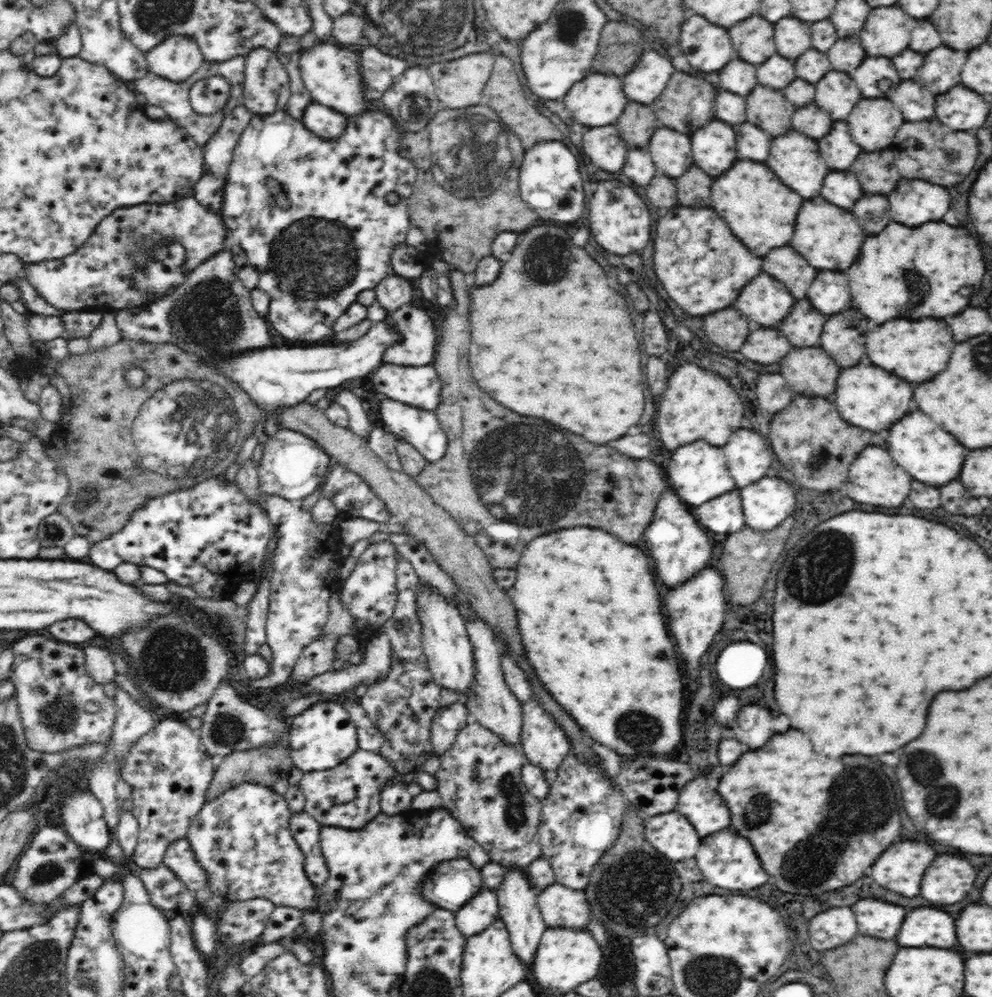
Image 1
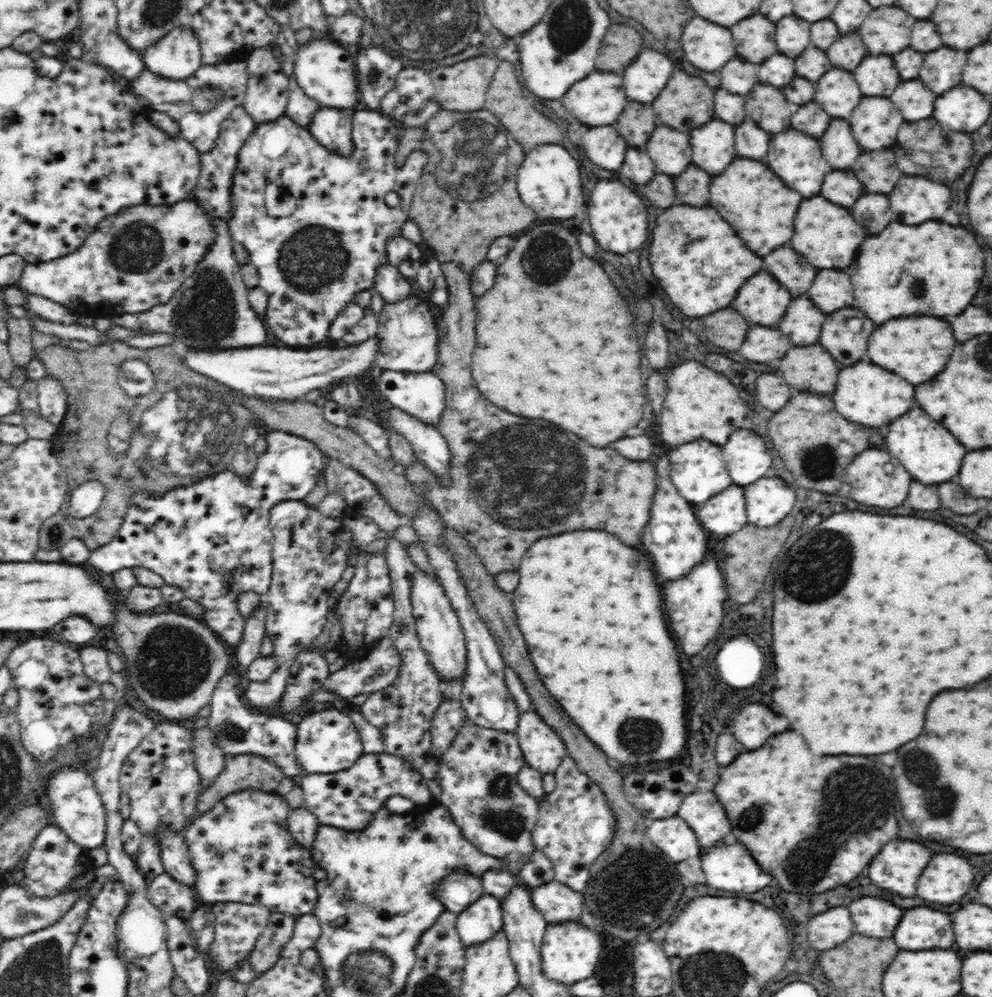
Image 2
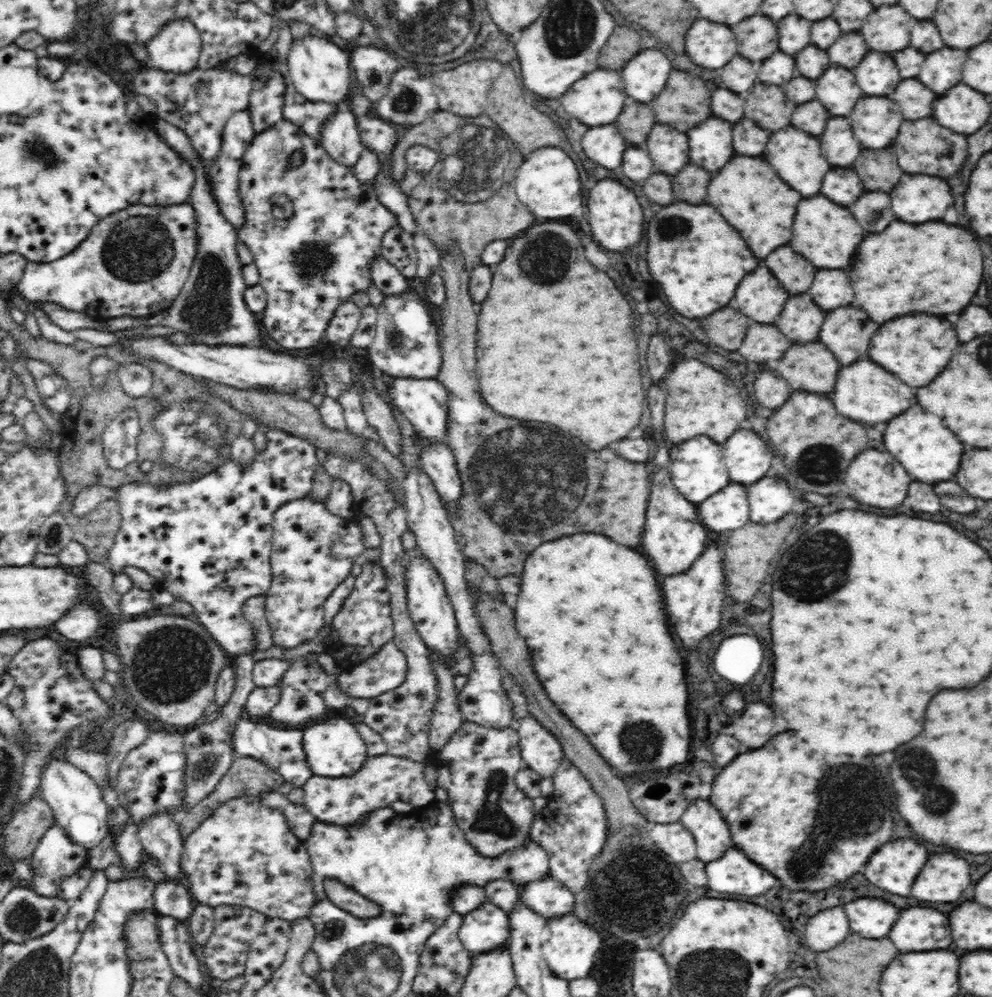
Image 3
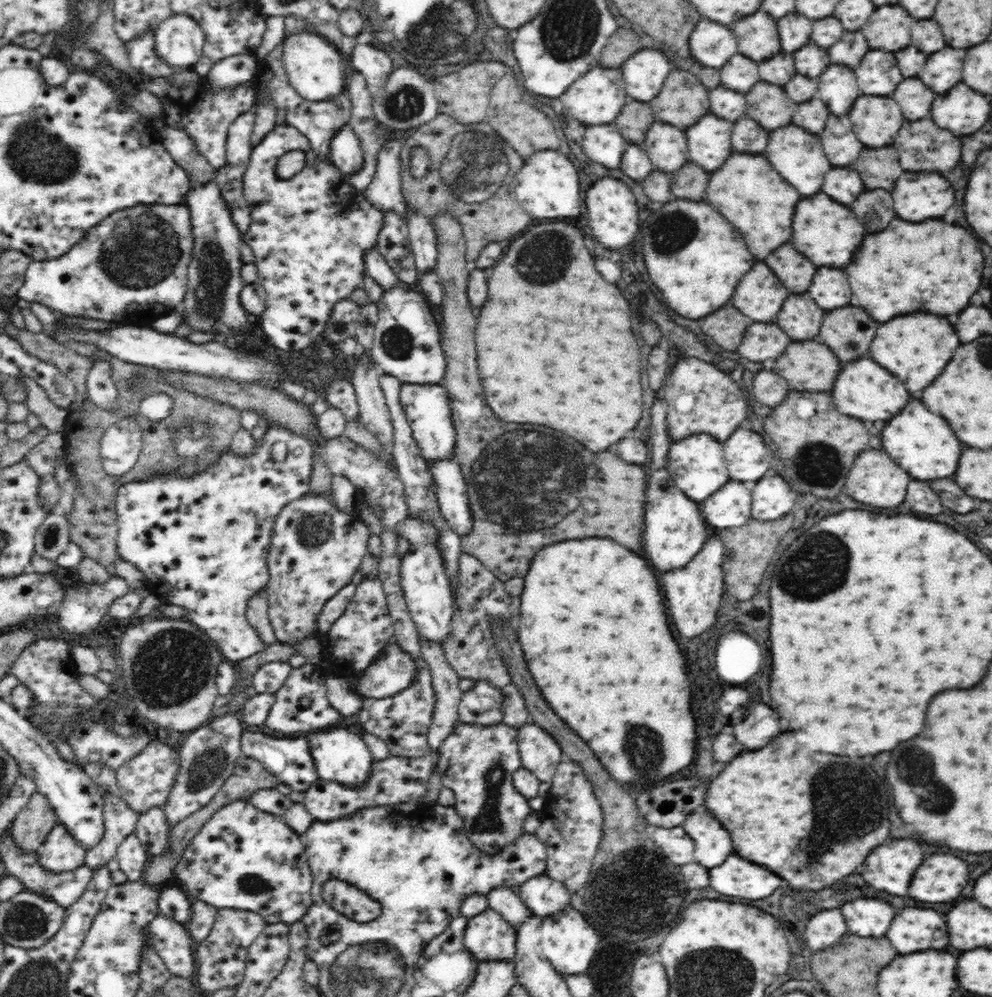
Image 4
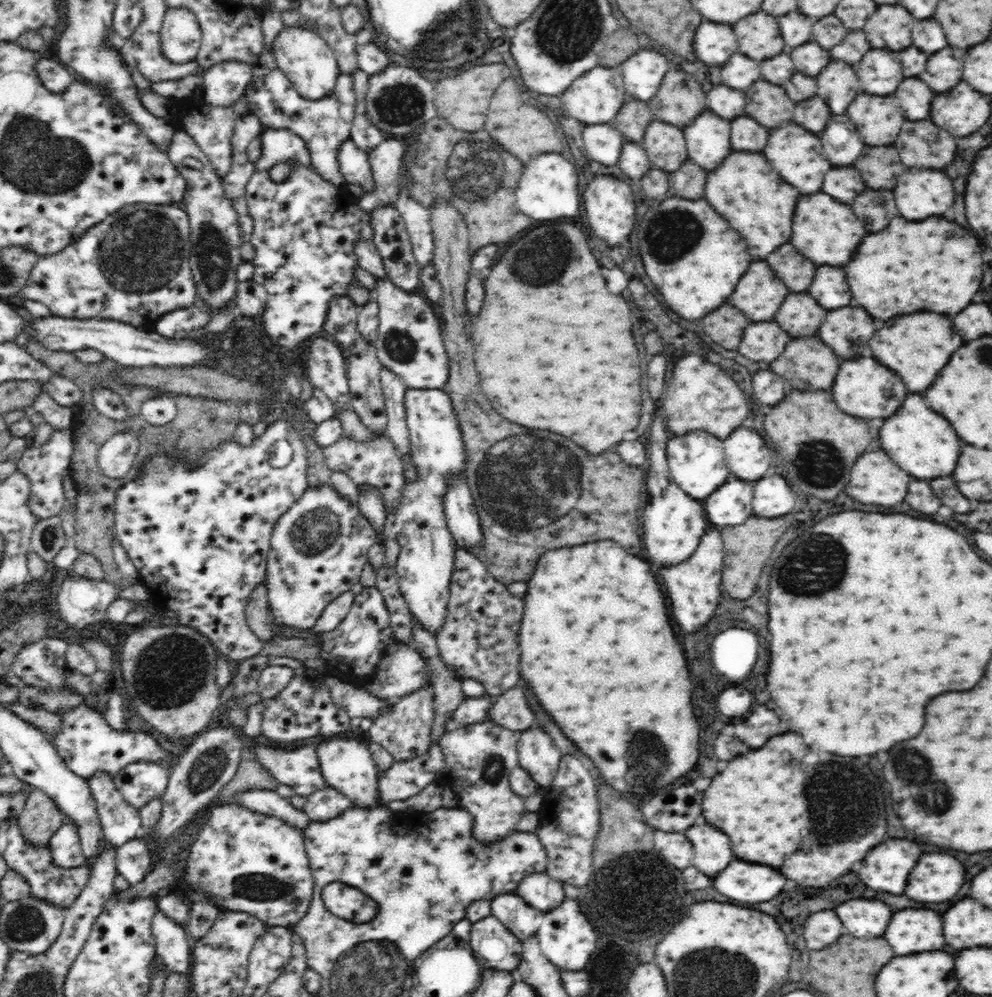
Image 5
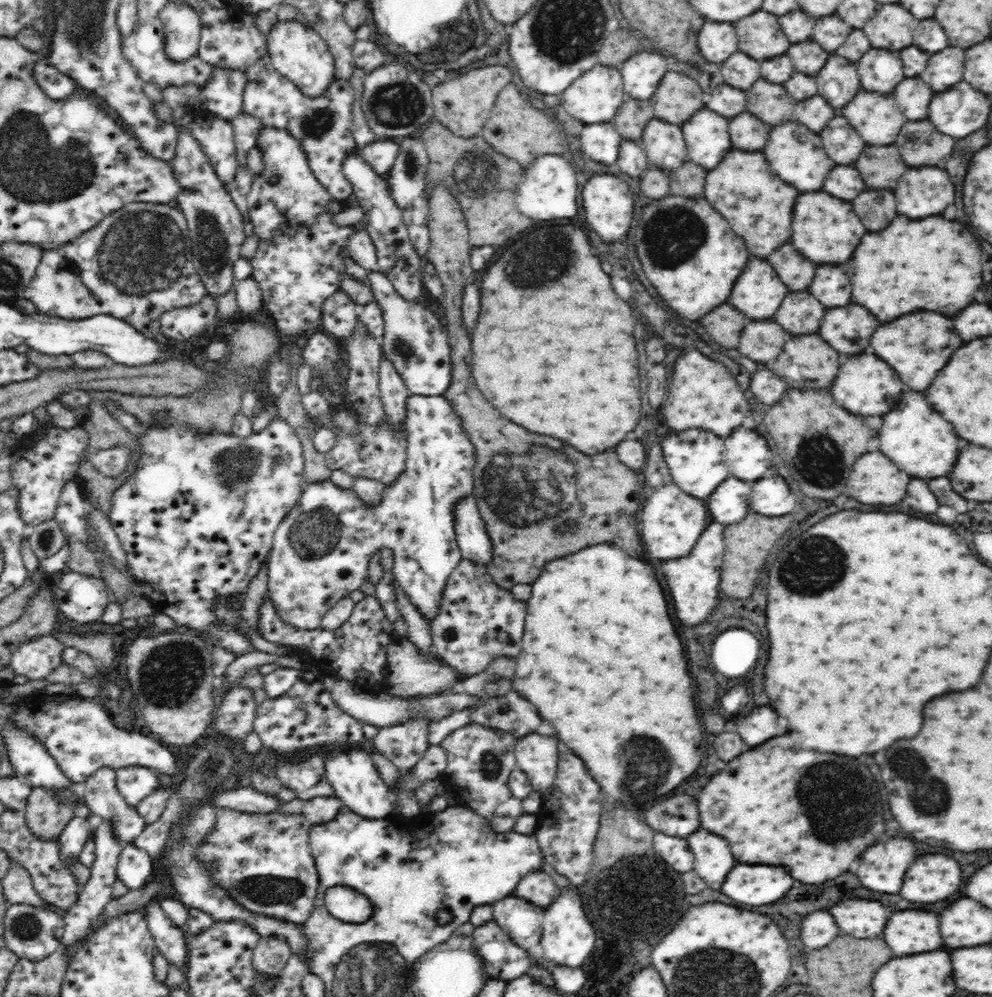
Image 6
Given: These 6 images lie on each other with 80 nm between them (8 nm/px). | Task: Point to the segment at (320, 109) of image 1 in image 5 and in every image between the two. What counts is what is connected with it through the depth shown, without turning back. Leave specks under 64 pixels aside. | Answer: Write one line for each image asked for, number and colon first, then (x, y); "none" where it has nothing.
2: (332, 128)
3: (338, 134)
4: (345, 149)
5: (353, 161)

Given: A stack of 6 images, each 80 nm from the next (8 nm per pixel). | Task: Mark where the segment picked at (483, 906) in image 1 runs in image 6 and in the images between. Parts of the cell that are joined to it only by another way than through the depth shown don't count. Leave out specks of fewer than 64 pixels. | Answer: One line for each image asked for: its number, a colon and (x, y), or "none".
2: (483, 917)
3: (485, 928)
4: (487, 936)
5: (492, 943)
6: (502, 958)

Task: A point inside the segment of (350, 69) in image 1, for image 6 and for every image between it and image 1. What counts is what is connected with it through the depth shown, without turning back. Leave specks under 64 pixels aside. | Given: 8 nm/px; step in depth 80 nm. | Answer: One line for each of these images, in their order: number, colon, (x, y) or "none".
2: (324, 71)
3: (320, 71)
4: (315, 69)
5: (305, 58)
6: (297, 52)

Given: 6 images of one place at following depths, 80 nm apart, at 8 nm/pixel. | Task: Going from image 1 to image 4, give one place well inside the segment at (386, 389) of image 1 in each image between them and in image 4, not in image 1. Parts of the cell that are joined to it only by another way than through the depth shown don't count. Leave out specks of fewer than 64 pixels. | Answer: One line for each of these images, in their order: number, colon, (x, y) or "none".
2: (421, 394)
3: (423, 402)
4: (427, 409)

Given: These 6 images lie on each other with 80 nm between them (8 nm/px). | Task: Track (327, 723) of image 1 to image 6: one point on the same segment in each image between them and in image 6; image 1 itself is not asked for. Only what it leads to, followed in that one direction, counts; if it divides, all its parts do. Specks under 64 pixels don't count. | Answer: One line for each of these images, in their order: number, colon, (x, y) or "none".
2: (327, 741)
3: (333, 747)
4: (340, 756)
5: (347, 766)
6: (357, 783)

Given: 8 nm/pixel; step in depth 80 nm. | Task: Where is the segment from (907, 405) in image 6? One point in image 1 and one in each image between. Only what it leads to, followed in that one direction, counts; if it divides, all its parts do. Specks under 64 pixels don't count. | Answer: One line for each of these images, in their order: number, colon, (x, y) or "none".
1: (928, 453)
2: (931, 454)
3: (928, 451)
4: (922, 443)
5: (921, 442)

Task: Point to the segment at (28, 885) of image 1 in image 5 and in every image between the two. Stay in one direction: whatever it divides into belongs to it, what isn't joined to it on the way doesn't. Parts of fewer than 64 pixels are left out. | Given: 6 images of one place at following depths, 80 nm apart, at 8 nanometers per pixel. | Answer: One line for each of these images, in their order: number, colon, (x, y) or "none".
2: (54, 861)
3: (55, 858)
4: (59, 853)
5: (64, 847)

